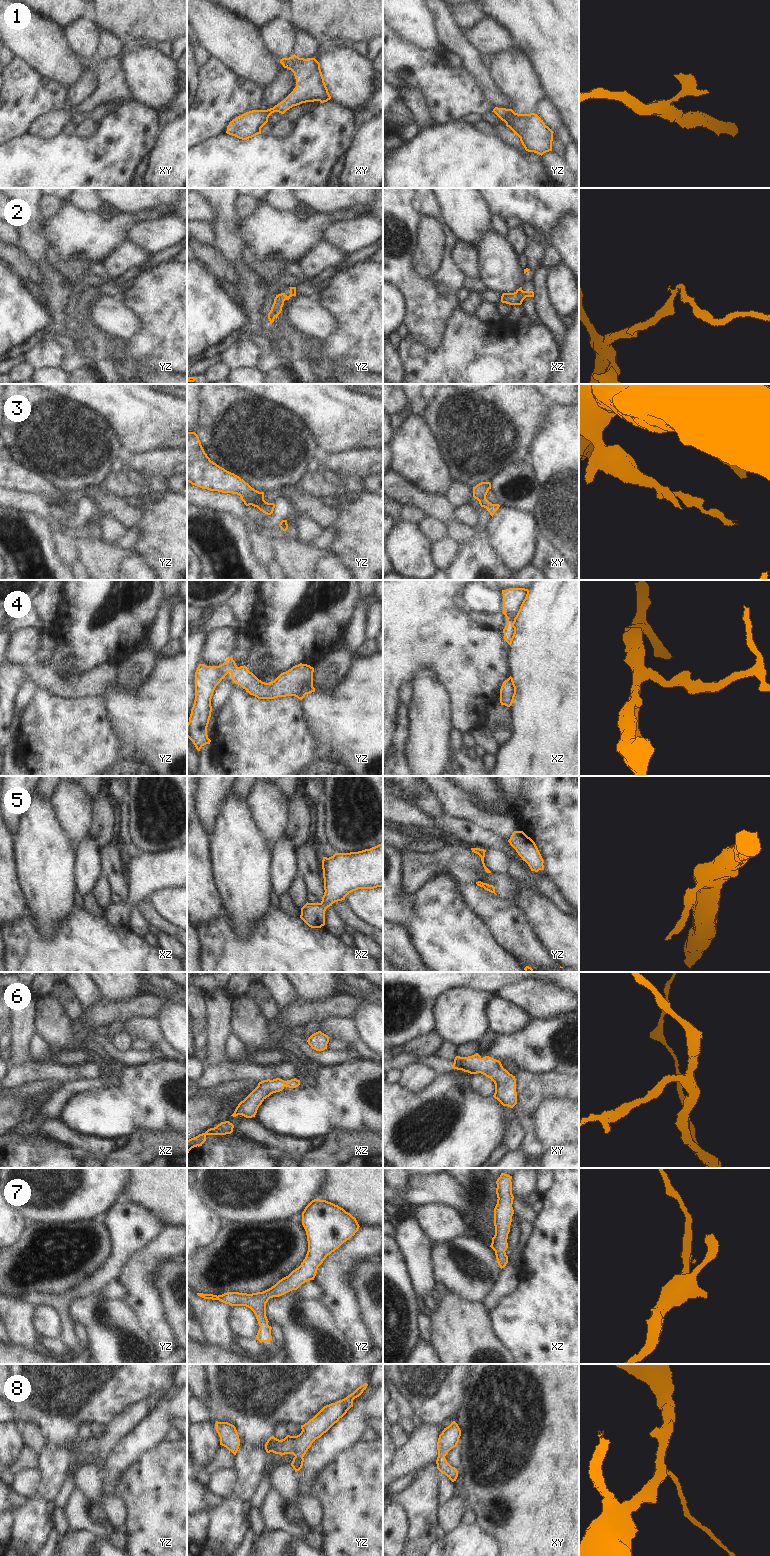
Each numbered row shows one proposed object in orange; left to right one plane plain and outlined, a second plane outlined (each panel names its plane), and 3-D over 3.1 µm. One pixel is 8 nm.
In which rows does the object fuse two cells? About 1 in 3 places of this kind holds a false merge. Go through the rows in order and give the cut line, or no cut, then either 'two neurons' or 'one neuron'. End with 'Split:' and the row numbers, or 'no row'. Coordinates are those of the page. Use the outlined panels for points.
1: no cut | one neuron
2: no cut | one neuron
3: yz (241, 496), (244, 496), (252, 504) | two neurons
4: no cut | one neuron
5: no cut | one neuron
6: no cut | one neuron
7: no cut | one neuron
8: no cut | one neuron
Split: 3

